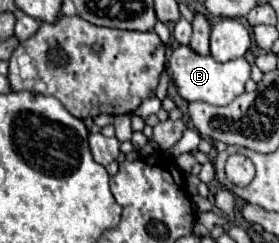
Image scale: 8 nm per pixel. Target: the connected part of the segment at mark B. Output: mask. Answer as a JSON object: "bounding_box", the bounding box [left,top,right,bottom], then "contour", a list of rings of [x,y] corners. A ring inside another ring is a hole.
{"bounding_box":[167,44,251,106],"contour":[[[179,44],[175,50],[171,50],[167,64],[169,64],[171,80],[177,88],[177,94],[183,100],[187,100],[187,102],[201,100],[201,102],[215,104],[215,106],[227,106],[233,98],[243,94],[245,82],[249,80],[249,72],[251,72],[251,66],[245,58],[235,58],[235,60],[221,64],[221,62],[213,60],[211,54],[201,56],[191,46],[183,46],[183,44]]]}

